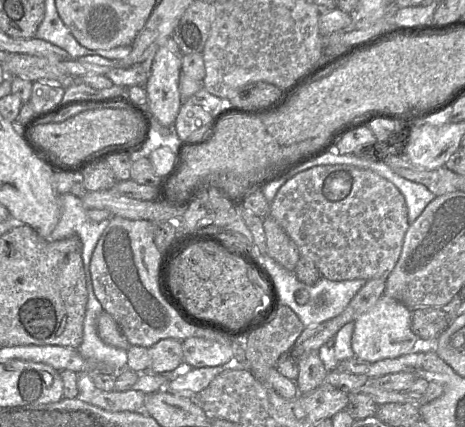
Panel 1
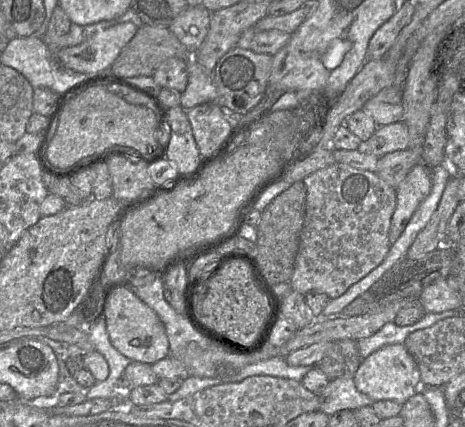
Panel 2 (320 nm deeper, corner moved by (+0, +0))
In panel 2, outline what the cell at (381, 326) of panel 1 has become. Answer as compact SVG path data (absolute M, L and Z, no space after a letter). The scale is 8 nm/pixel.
M392 344L370 354L362 360L353 378L358 391L374 402L393 400L404 404L417 393L421 385L419 368L404 344Z

